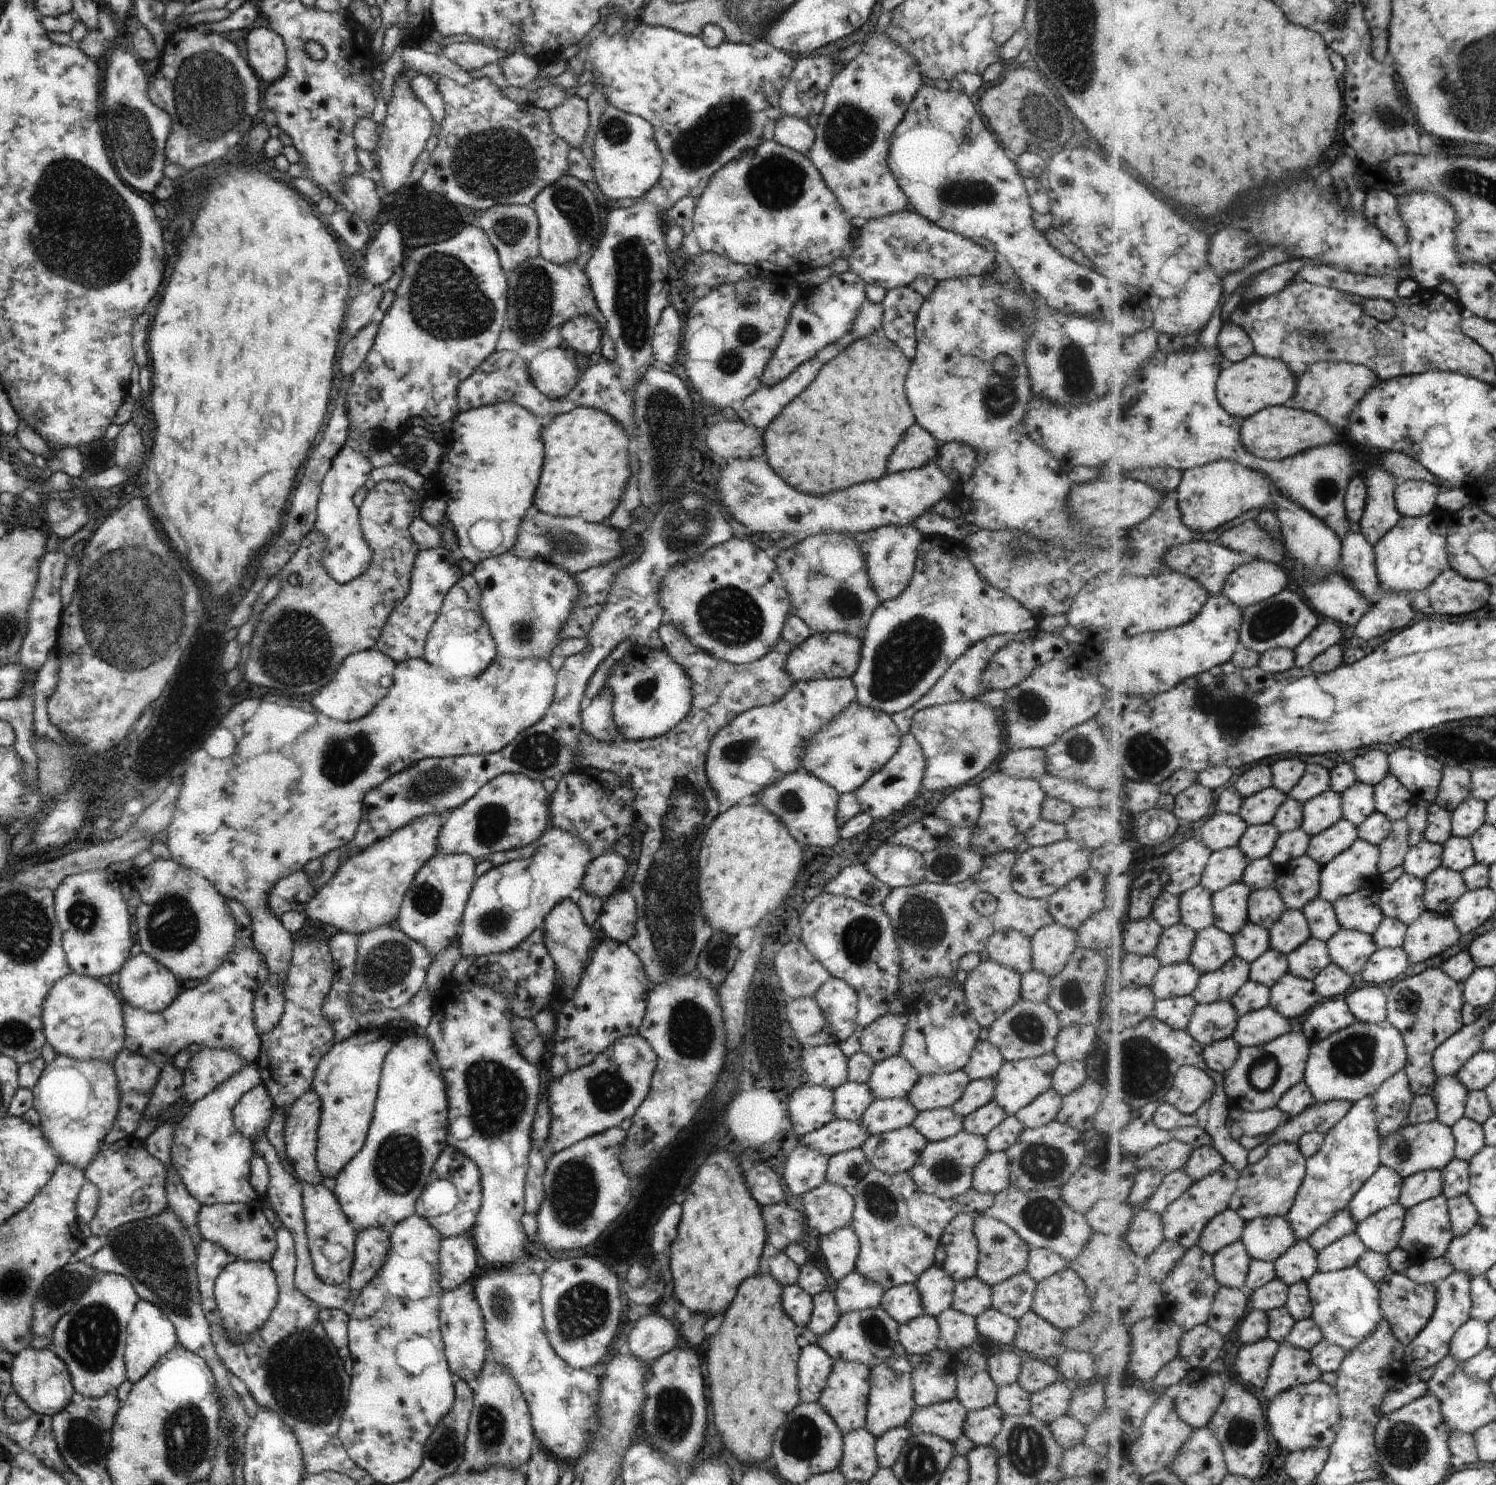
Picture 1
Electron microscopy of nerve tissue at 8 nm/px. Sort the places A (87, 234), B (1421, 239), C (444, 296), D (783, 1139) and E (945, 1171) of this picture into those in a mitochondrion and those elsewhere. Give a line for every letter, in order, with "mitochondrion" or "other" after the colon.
A: mitochondrion
B: other
C: mitochondrion
D: other
E: mitochondrion

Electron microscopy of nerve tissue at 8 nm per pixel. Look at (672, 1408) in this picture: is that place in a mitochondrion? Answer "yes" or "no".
yes

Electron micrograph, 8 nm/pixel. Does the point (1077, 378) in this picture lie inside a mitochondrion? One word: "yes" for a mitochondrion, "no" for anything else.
yes

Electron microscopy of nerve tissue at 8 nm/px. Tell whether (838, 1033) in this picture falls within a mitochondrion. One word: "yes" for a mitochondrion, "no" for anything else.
no

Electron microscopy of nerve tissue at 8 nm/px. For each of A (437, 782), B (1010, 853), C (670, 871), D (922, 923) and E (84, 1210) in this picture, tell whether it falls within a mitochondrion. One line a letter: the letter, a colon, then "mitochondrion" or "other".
A: mitochondrion
B: other
C: mitochondrion
D: mitochondrion
E: other

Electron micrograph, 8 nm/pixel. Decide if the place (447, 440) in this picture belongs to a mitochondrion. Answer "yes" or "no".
no

